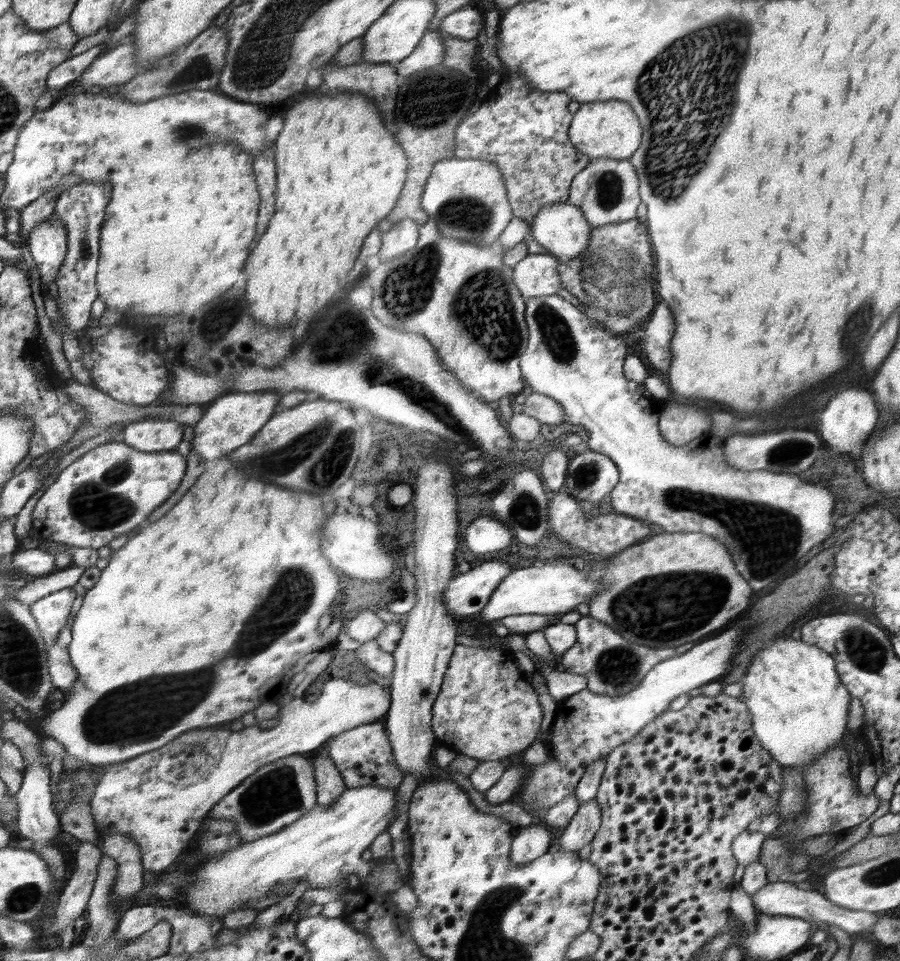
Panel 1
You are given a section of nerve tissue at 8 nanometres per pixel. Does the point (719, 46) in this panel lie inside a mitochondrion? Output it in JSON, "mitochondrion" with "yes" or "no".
{"mitochondrion":"yes"}

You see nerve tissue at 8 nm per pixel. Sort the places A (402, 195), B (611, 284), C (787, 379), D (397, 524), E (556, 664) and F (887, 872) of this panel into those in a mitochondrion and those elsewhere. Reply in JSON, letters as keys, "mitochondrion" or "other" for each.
{"A":"other","B":"mitochondrion","C":"other","D":"other","E":"other","F":"mitochondrion"}

